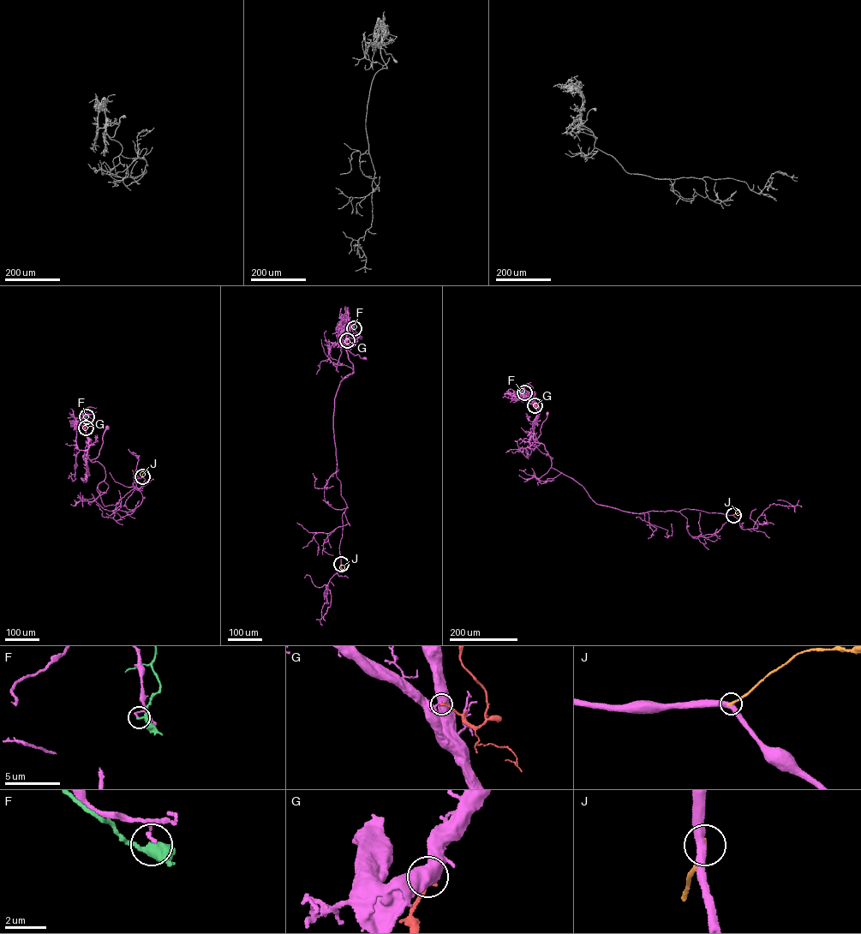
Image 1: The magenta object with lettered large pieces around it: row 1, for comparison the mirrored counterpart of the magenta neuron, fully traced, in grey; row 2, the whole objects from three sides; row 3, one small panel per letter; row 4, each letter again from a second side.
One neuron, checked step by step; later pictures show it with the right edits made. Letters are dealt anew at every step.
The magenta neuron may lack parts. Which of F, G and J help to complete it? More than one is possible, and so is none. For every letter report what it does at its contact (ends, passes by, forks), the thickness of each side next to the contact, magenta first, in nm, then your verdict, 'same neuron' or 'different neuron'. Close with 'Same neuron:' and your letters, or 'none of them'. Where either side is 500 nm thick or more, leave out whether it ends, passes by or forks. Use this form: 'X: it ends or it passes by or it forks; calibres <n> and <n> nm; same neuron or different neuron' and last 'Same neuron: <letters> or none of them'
F: it passes by; calibres 140 and 280 nm; different neuron
G: it ends; calibres 170 and 200 nm; different neuron
J: it ends; calibres 420 and 200 nm; different neuron
Same neuron: none of them

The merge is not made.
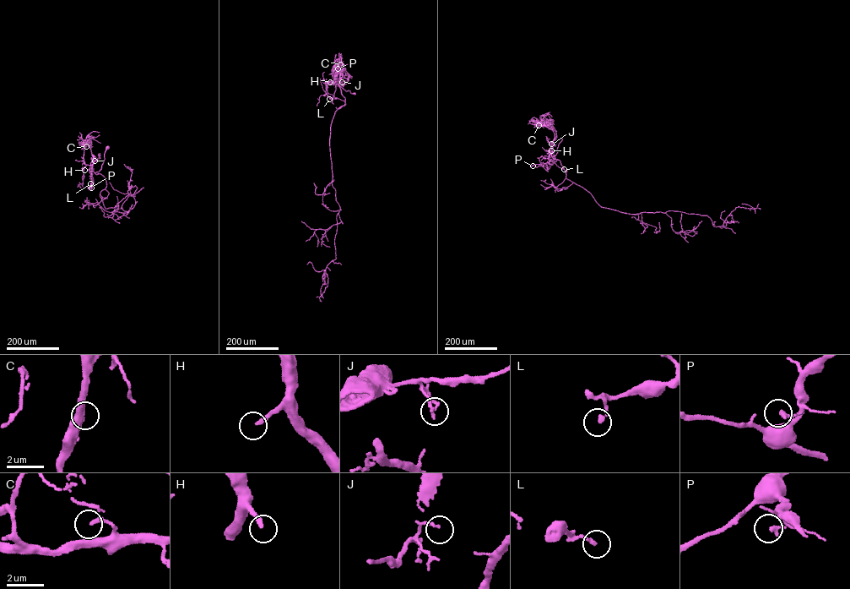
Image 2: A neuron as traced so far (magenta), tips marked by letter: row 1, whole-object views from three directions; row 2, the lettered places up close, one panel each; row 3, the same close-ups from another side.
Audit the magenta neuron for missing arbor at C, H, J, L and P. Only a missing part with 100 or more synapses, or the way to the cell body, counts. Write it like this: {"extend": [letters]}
{"extend": ["H"]}

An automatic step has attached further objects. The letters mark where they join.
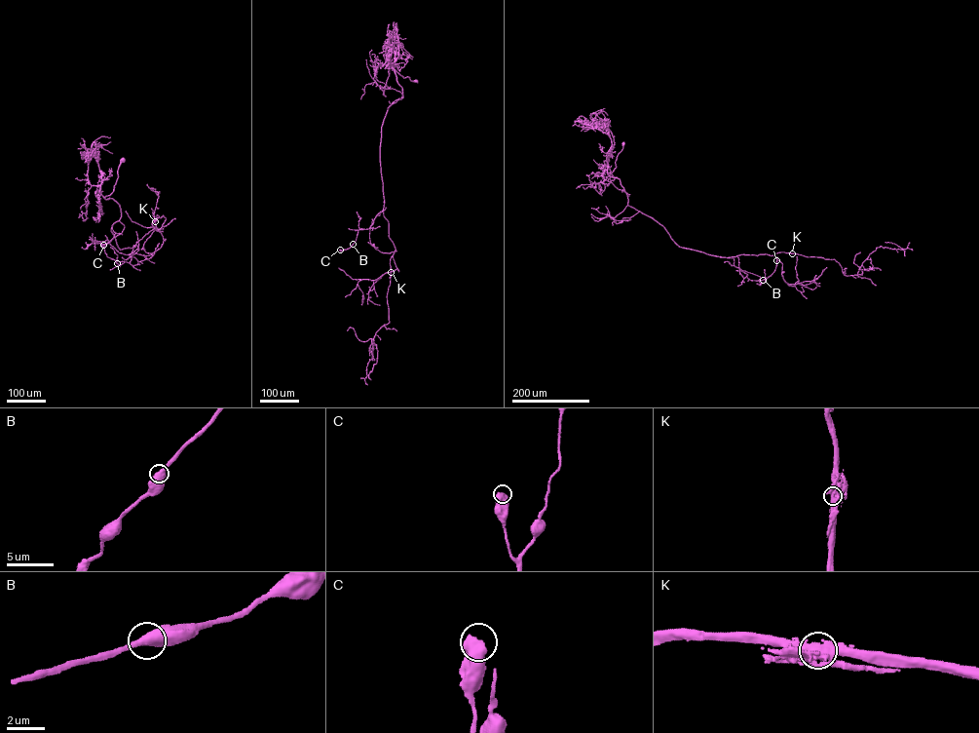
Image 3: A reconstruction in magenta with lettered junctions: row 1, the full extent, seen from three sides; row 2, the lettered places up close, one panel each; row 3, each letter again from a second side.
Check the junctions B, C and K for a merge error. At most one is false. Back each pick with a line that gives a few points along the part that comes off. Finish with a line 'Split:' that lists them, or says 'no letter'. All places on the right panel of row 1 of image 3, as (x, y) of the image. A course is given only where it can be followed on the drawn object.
Split: K

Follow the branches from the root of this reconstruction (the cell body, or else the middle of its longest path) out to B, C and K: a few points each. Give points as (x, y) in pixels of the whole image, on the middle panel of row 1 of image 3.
B: (415, 81), (394, 69), (402, 92), (389, 107), (382, 128), (384, 209), (369, 228), (358, 230), (353, 244)
C: (415, 81), (394, 69), (402, 92), (382, 128), (384, 209), (350, 248), (340, 250)
K: (415, 81), (394, 69), (402, 96), (389, 107), (382, 128), (383, 213), (395, 249), (391, 272)

